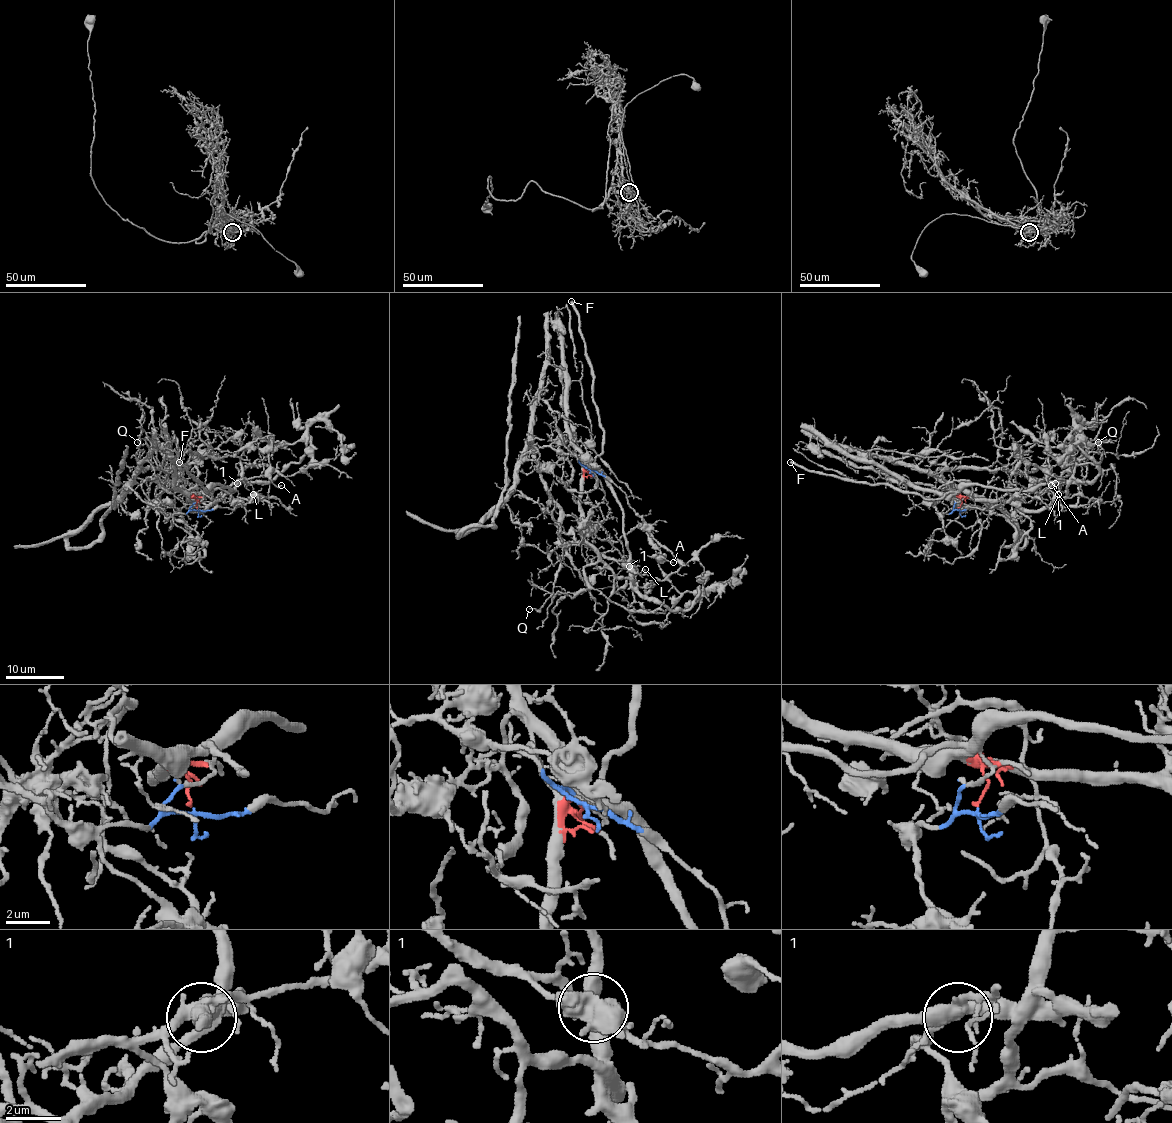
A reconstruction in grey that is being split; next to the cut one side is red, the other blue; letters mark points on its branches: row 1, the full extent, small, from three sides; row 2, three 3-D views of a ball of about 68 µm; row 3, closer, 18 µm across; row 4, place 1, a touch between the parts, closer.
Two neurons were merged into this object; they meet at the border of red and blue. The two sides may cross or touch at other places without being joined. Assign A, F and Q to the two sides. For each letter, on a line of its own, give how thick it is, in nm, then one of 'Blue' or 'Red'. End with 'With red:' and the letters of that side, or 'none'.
A: Thickness 140 nm. Red
F: Thickness 360 nm. Red
Q: Thickness 110 nm. Blue
With red: A, F

